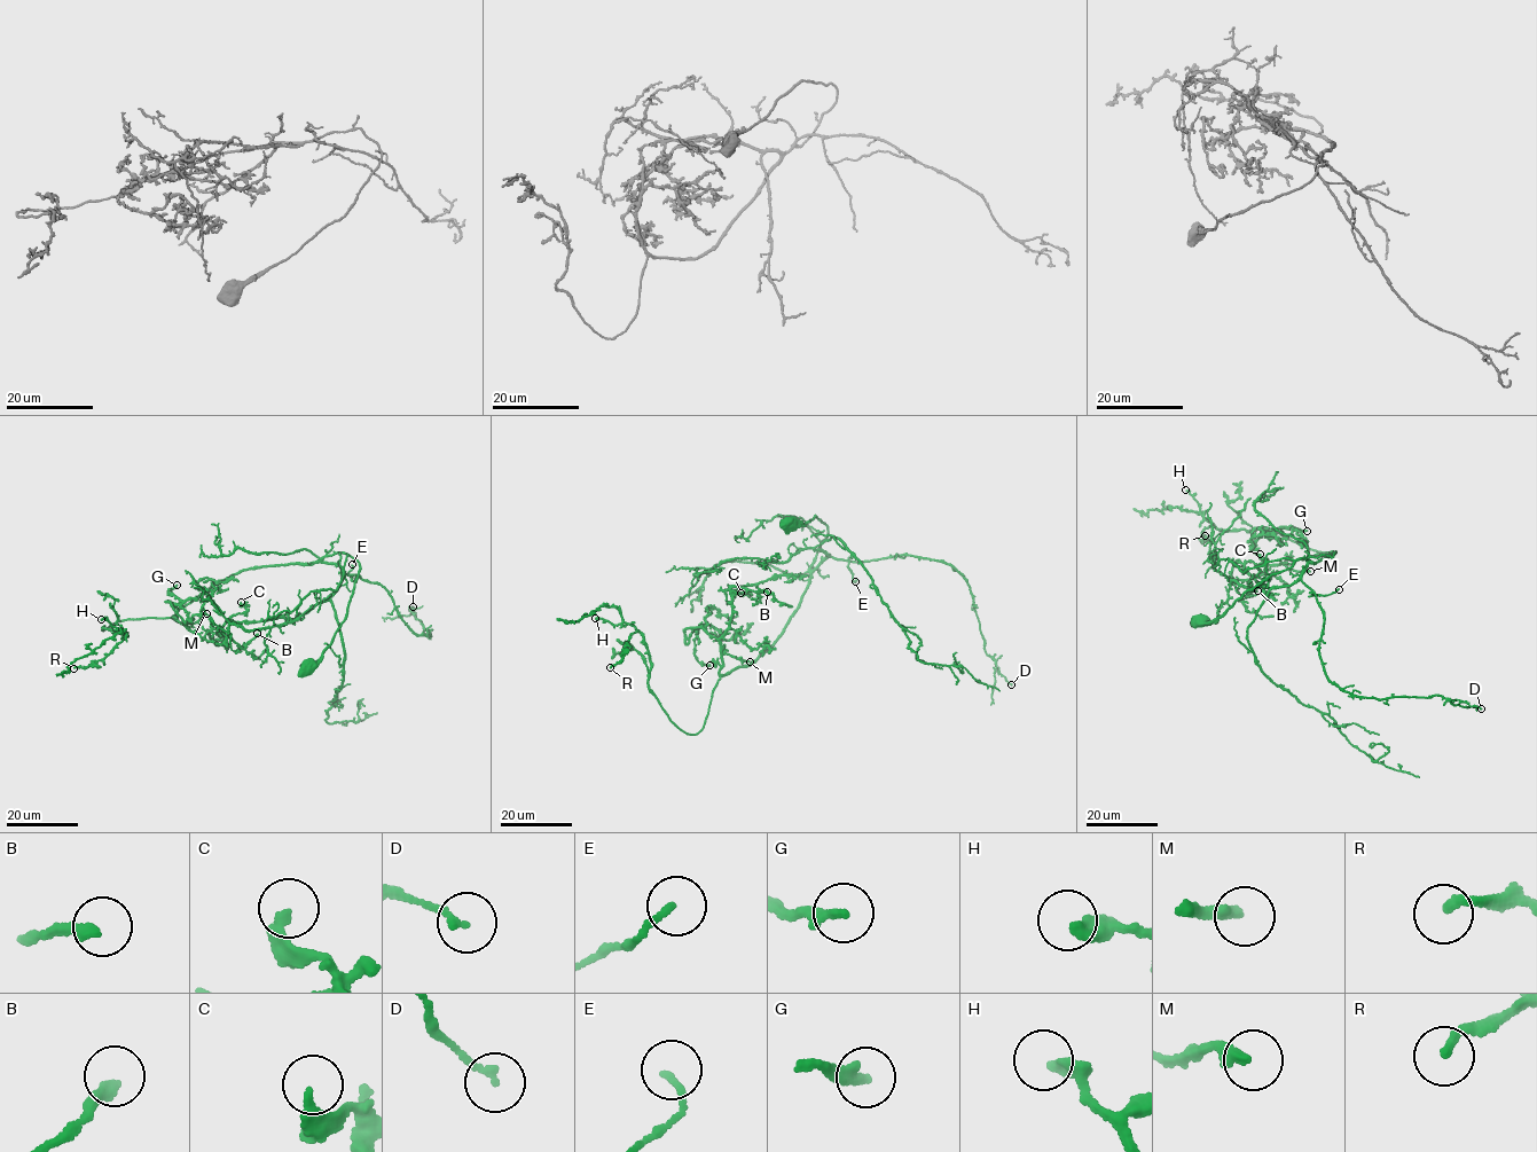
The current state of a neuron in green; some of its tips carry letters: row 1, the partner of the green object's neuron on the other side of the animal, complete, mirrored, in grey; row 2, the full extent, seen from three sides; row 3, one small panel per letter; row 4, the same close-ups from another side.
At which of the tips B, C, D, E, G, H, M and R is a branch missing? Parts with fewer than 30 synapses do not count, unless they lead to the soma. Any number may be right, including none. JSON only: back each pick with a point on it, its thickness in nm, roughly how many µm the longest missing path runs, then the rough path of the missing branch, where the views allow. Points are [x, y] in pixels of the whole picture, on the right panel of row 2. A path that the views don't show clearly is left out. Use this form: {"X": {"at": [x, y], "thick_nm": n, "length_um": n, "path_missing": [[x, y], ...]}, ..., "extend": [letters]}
{"M": {"at": [1310, 571], "thick_nm": 300, "length_um": 25, "path_missing": [[1310, 571], [1311, 567], [1307, 567], [1286, 582], [1303, 600]]}, "extend": ["M"]}

